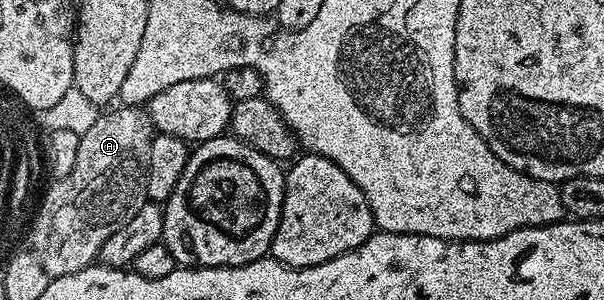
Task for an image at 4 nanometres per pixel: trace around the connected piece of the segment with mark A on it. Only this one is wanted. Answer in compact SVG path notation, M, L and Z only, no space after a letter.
M118 106L112 112L99 116L87 124L85 134L80 136L77 146L77 162L65 178L55 180L52 188L42 193L43 205L37 220L31 224L34 231L31 251L45 266L45 274L53 278L65 274L77 274L91 267L99 259L101 246L127 224L131 213L141 204L148 203L147 165L151 162L153 129L146 111L135 106Z

